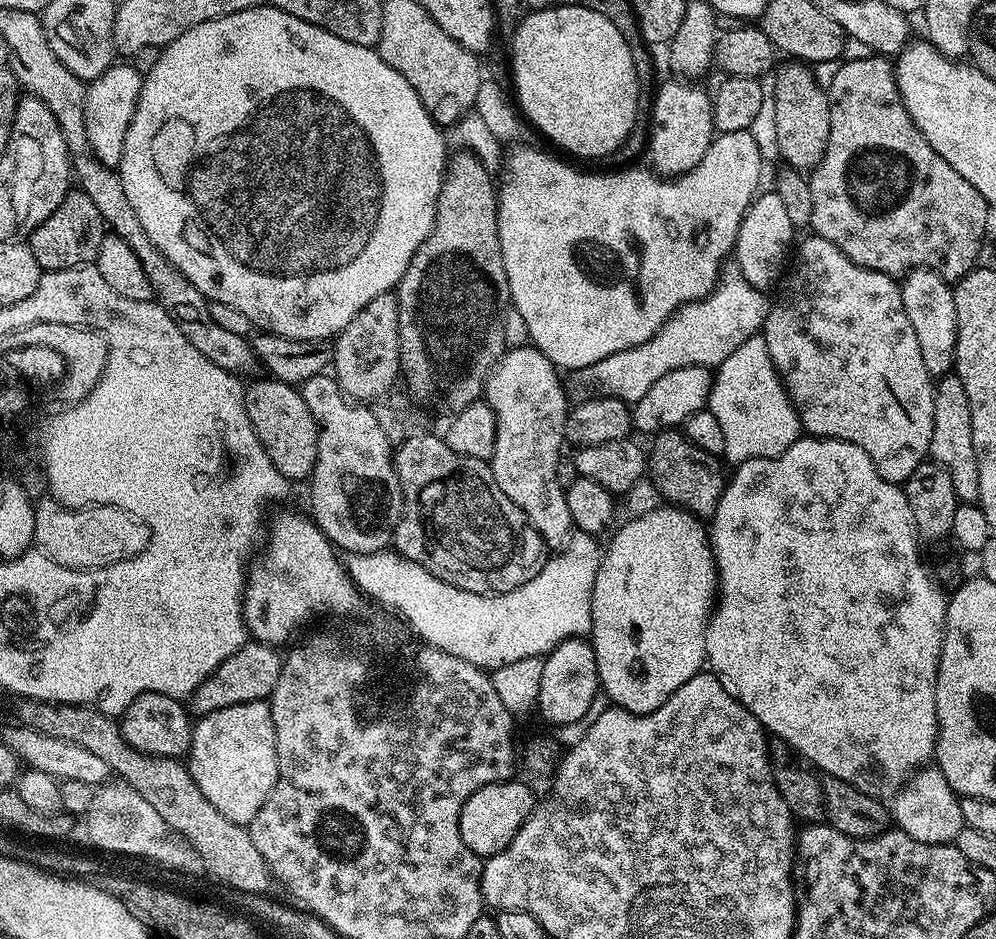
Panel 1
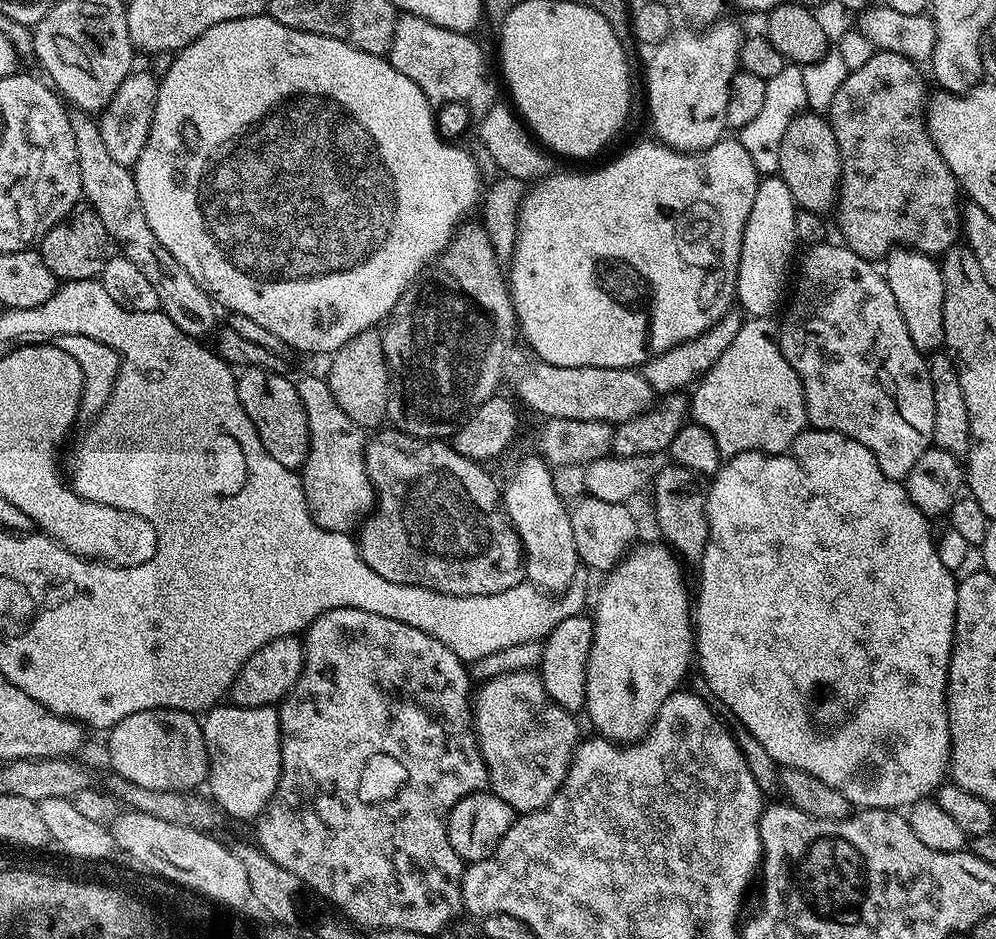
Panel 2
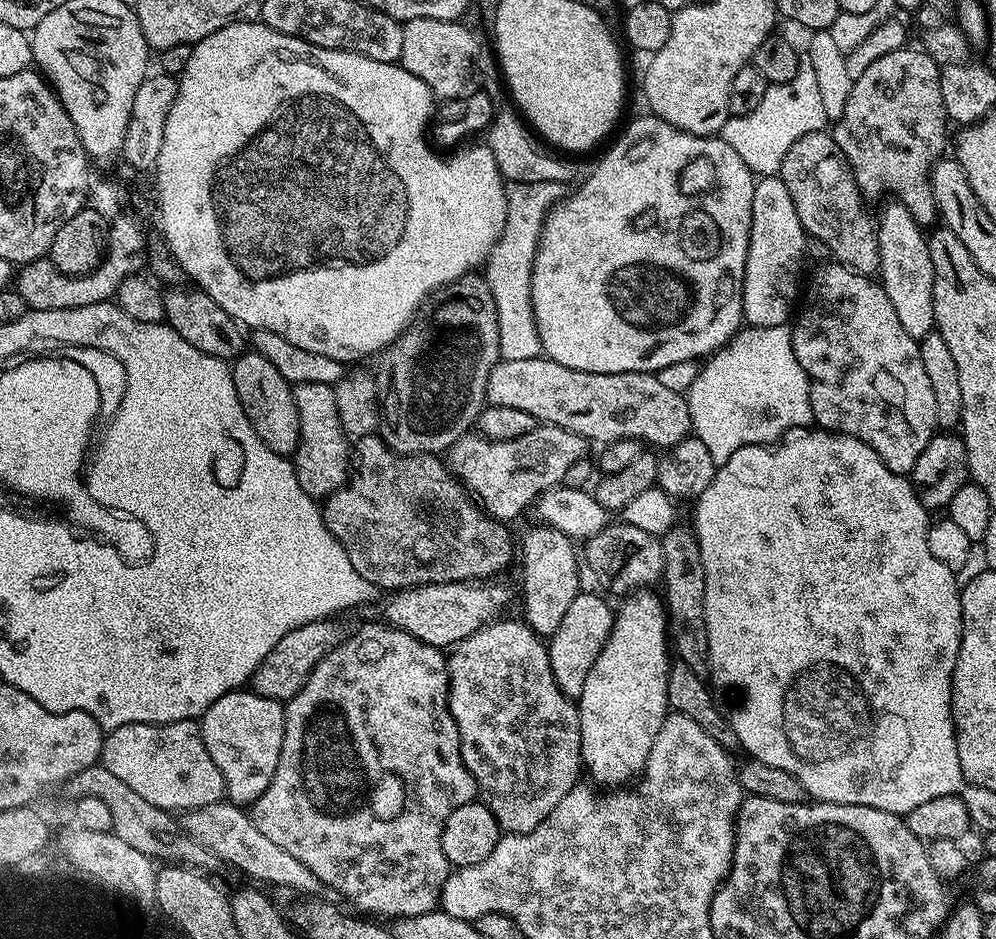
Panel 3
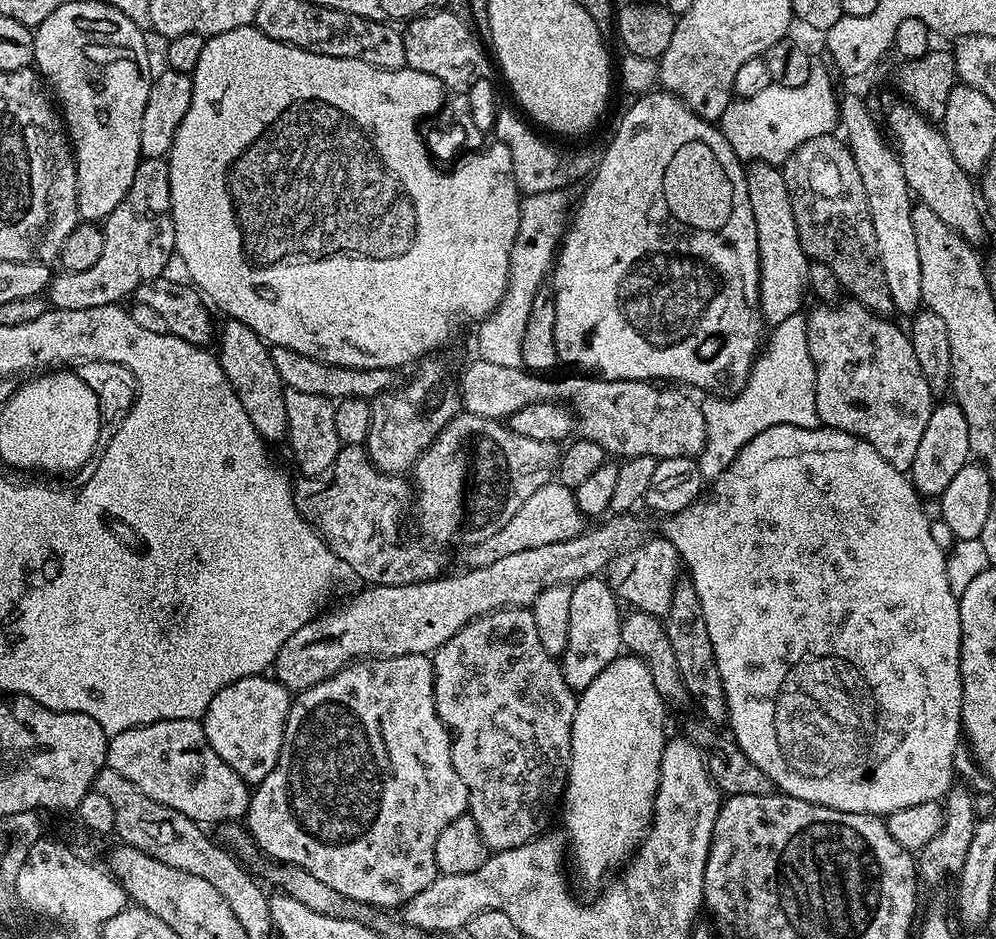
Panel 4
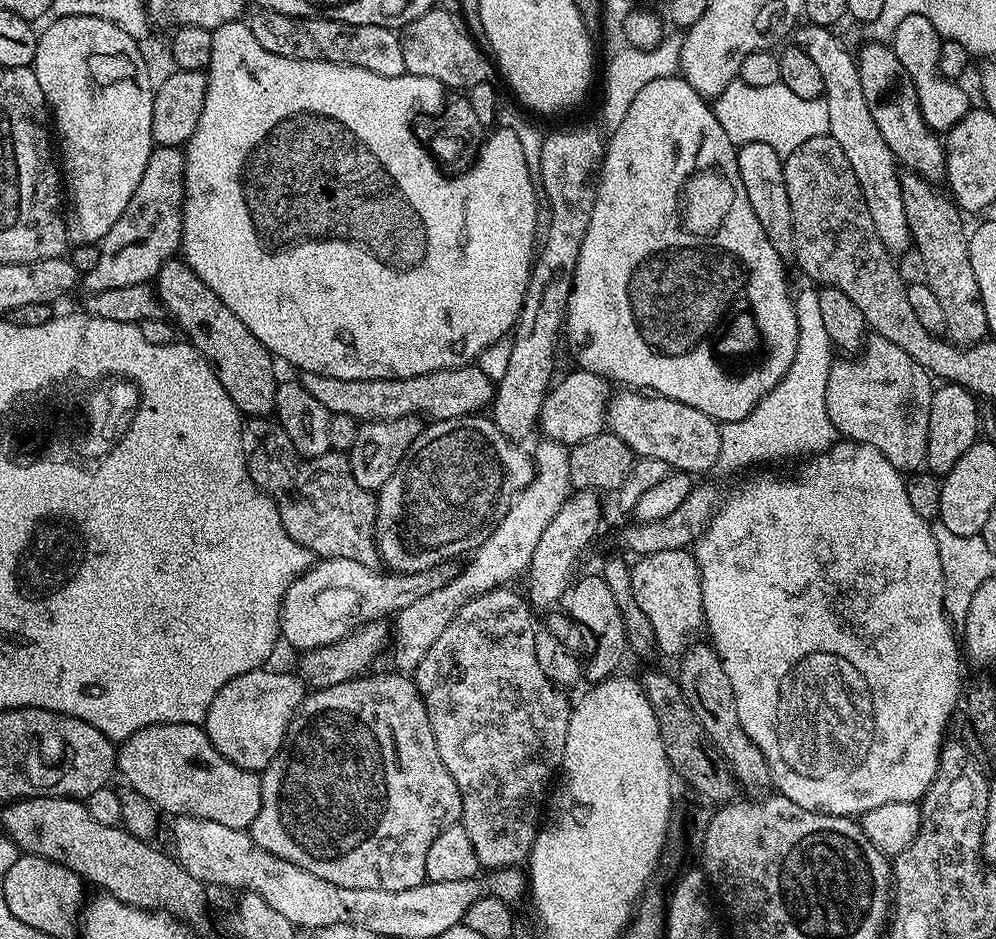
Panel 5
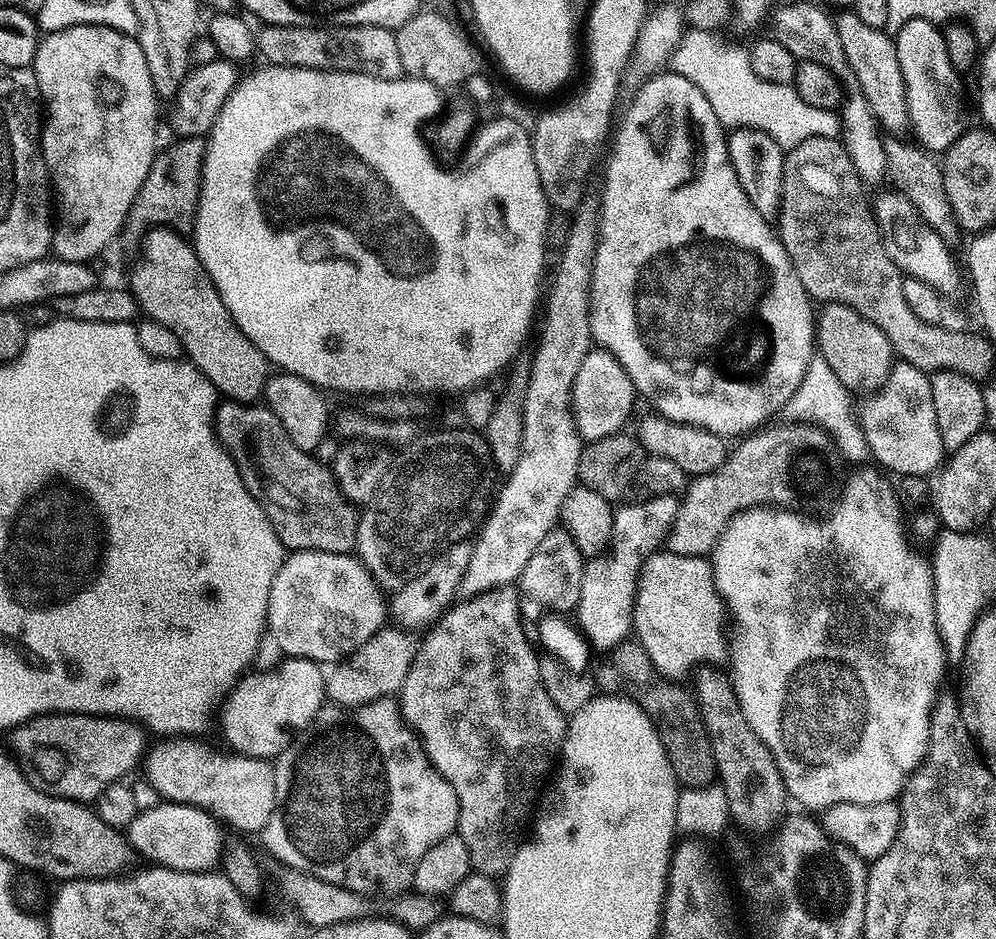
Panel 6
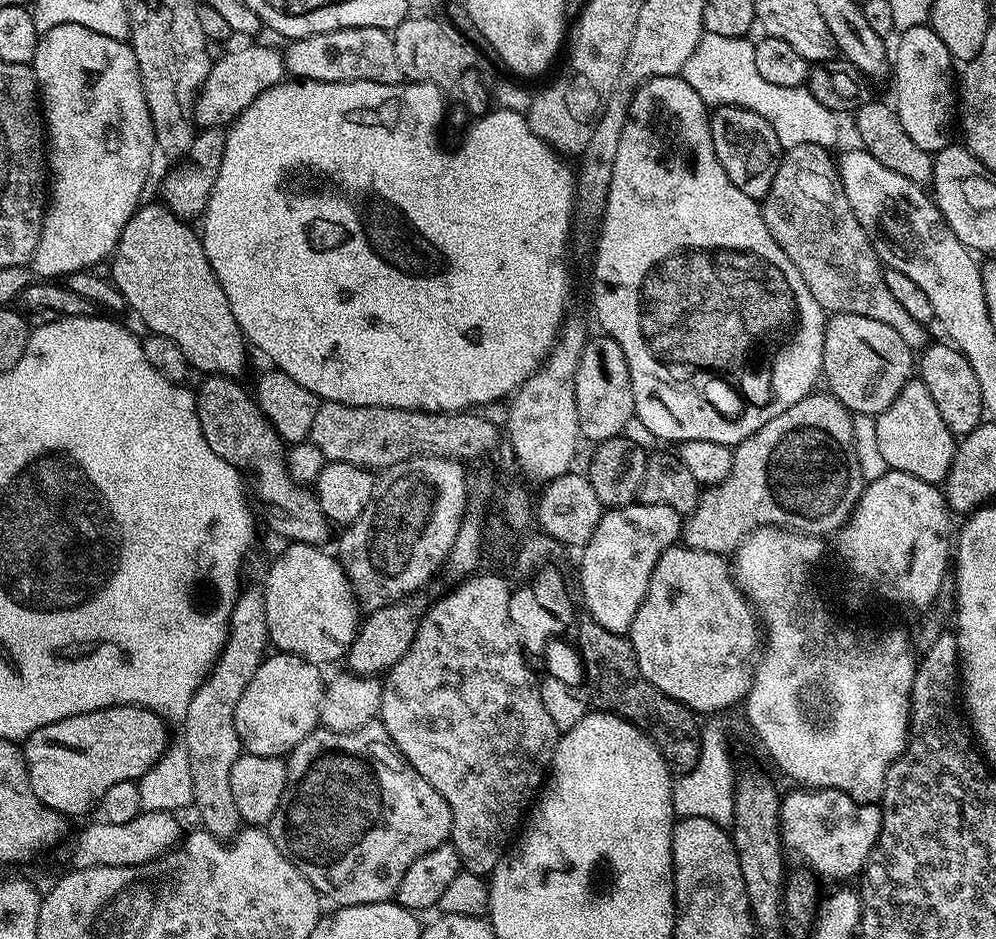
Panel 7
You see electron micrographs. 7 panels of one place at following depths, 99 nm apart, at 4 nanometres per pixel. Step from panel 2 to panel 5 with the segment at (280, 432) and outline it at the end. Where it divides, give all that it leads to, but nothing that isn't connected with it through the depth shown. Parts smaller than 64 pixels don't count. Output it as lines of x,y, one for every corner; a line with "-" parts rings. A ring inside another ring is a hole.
183,259
167,260
160,273
156,275
154,287
166,312
168,308
169,314
167,313
167,315
169,317
176,316
175,323
178,325
179,331
183,335
184,332
188,335
185,336
187,343
196,347
196,351
214,369
214,375
220,380
221,389
226,393
228,399
234,402
238,411
248,418
268,416
276,407
276,386
278,383
275,368
277,365
268,348
262,346
262,342
258,342
258,338
254,338
254,334
250,334
250,330
246,330
246,326
242,326
242,322
238,322
236,315
221,302
220,296
214,294
214,290
210,290
210,286
206,286
206,282
202,278
198,278
198,274
194,274
192,267

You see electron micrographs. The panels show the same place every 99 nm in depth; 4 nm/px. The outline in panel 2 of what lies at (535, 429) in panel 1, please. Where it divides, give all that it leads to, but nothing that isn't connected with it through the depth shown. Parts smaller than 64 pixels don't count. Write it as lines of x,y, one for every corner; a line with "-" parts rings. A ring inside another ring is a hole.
531,454
516,464
512,477
502,488
504,509
510,522
520,535
520,547
524,550
522,567
527,579
542,592
562,594
577,579
576,571
582,565
574,546
574,526
569,505
554,490
552,468
547,460

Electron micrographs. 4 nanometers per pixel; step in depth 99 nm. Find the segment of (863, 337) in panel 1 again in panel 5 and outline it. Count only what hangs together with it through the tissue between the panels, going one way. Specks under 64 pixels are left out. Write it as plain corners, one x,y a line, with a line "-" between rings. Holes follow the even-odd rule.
875,334
865,339
858,354
840,359
833,363
826,382
826,414
830,414
830,422
834,422
837,433
855,443
874,446
901,473
909,474
915,468
923,469
930,426
930,402
934,391
934,380
930,373
918,366
918,362
914,362
906,350

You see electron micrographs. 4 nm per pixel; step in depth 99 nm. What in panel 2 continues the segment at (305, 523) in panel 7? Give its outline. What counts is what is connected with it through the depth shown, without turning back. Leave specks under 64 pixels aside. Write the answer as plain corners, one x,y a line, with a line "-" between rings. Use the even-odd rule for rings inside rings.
384,426
379,430
373,431
367,437
364,446
364,457
366,458
366,470
370,482
376,491
376,506
372,509
370,515
359,525
358,547
360,556
374,570
374,574
382,574
390,582
399,584
413,584
429,588
435,592
445,592
448,596
489,596
490,594
502,594
514,586
518,586
526,576
522,567
524,559
524,550
520,547
520,535
516,533
515,526
510,522
508,511
504,509
502,499
502,488
498,483
492,481
492,476
487,472
483,463
466,458
454,450
451,443
444,440
423,440
417,436
411,436
401,432
395,426

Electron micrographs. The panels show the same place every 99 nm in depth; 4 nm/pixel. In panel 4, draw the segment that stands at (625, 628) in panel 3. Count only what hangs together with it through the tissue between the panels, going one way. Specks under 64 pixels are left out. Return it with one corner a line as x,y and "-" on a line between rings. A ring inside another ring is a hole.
621,654
617,660
610,662
610,666
606,666
606,670
602,670
602,674
598,674
598,678
594,678
594,682
579,693
572,723
568,779
562,797
563,831
570,845
571,863
572,860
576,863
577,874
588,884
599,885
605,877
615,873
640,847
644,833
652,822
652,807
666,743
664,710
665,700
655,689
647,662
631,654

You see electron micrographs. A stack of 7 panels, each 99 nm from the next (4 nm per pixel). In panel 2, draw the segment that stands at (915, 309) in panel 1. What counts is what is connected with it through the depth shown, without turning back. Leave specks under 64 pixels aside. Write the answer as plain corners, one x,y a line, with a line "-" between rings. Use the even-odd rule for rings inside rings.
893,248
882,264
884,280
902,310
902,322
910,330
910,338
919,352
931,354
944,348
944,323
942,308
944,306
944,287
940,265
925,252
915,252
912,248

